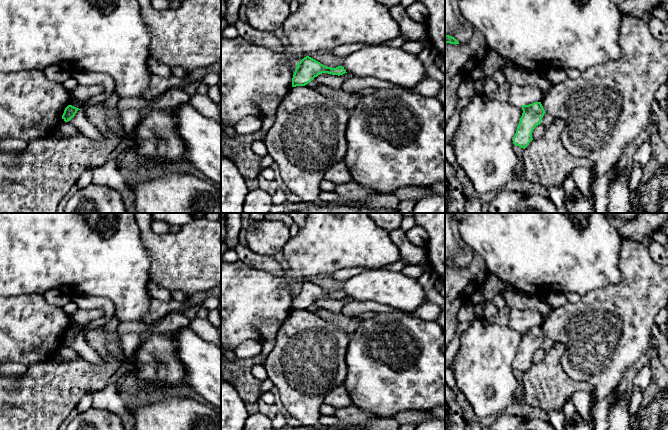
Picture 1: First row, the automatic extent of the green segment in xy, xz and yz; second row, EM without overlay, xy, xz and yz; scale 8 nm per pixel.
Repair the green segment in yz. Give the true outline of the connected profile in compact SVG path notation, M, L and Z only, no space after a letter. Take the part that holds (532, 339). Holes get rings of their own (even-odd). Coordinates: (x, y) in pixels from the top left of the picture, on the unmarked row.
M541 326L522 329L522 334L522 340L513 361L513 368L525 373L533 364L532 356L536 350L541 348L542 342L546 336Z

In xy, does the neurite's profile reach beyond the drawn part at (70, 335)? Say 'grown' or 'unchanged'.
unchanged

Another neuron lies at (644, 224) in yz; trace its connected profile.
M639 213L636 218L619 223L618 234L622 240L641 242L642 239L661 229L668 221L668 213Z

